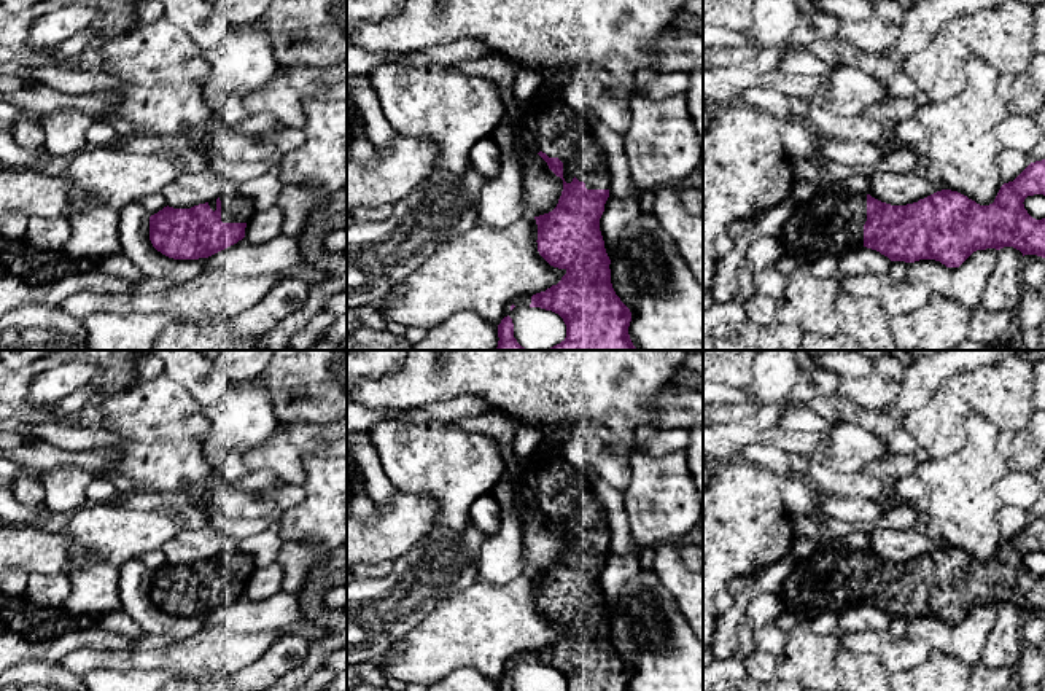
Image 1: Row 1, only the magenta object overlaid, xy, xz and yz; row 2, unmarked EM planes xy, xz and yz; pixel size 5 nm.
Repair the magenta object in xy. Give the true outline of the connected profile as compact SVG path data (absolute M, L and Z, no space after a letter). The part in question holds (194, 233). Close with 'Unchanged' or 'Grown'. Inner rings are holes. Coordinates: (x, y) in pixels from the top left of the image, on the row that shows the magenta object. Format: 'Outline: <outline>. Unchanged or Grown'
Outline: M231 193L191 209L164 207L150 217L150 240L173 260L208 258L245 237L253 202Z. Grown

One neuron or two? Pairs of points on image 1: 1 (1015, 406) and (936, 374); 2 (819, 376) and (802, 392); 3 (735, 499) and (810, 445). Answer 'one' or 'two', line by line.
1: two
2: one
3: two

